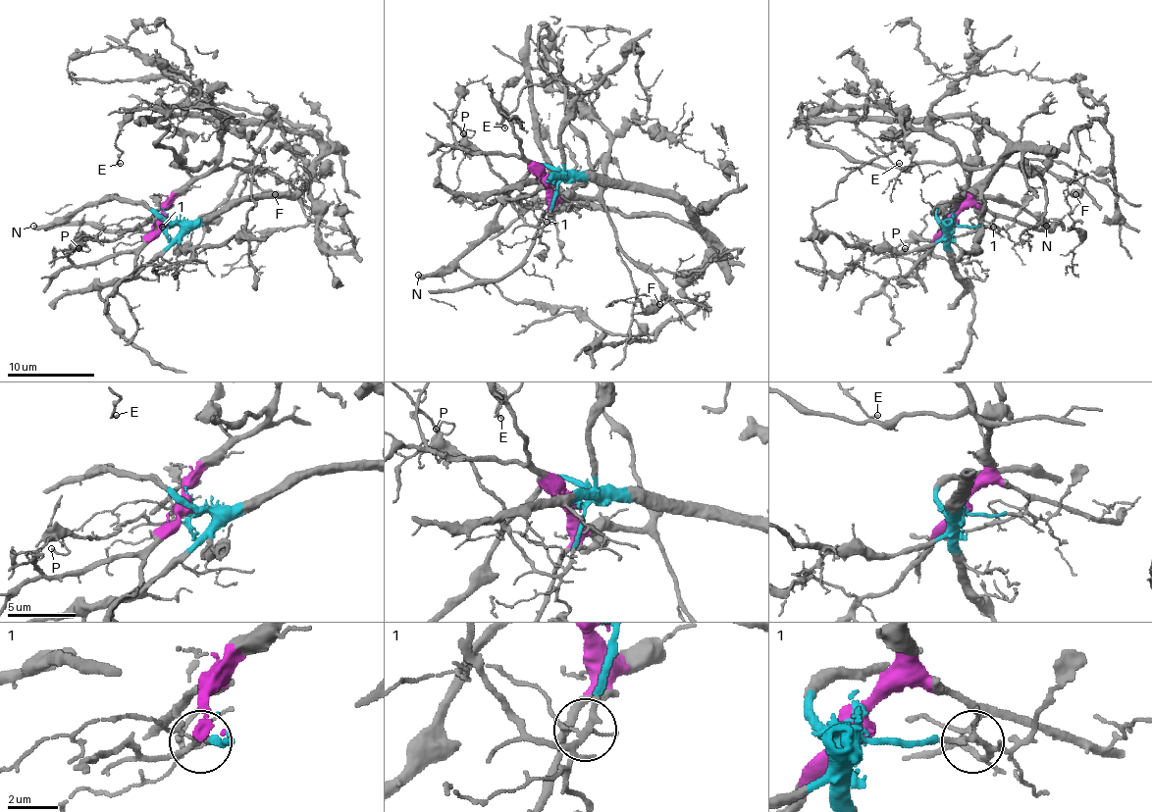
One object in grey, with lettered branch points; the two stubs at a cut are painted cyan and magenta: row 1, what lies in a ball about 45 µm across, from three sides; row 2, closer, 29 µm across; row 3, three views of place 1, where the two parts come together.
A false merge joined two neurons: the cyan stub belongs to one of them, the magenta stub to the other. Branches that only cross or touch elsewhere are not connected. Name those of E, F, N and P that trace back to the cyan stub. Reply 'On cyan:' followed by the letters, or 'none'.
On cyan: N, P

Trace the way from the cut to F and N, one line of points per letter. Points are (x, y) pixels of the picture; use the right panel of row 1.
F: (952, 219), (967, 201), (968, 177), (979, 167), (1019, 165), (1025, 158), (1065, 165), (1084, 177), (1075, 195)
N: (952, 219), (945, 224), (936, 215), (947, 204), (1004, 199), (1015, 201), (1045, 226)

